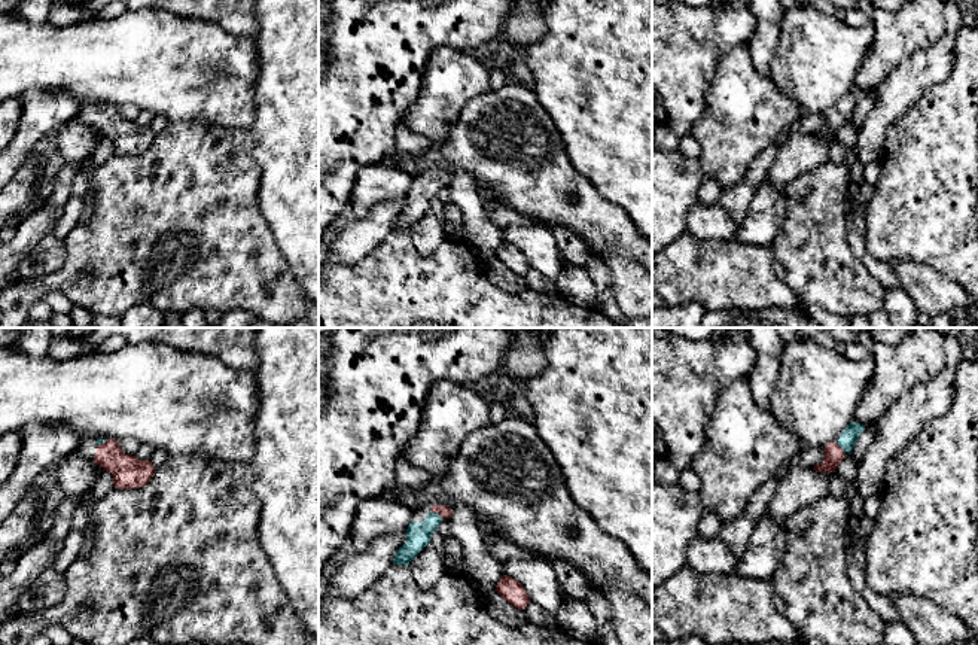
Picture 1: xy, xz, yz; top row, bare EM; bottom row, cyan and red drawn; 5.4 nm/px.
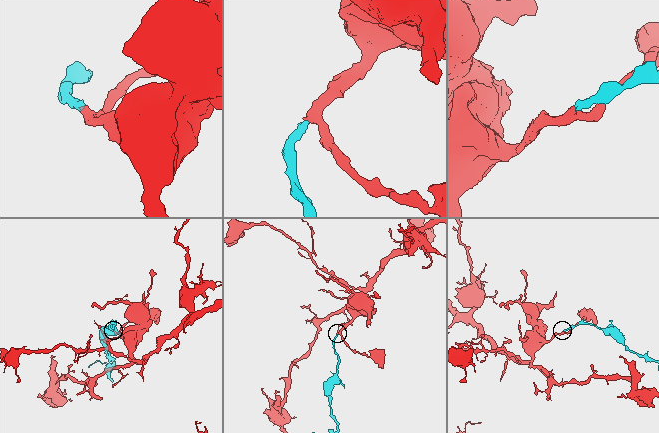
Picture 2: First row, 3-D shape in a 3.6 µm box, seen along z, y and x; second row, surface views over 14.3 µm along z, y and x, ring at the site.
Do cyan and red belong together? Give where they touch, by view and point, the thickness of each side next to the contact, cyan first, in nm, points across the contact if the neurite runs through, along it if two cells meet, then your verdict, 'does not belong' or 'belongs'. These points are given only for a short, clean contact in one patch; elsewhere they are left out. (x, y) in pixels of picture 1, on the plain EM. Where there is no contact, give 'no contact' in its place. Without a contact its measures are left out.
meets cyan in xz at (438, 180); 130 nm thick on the cyan side, 70 nm on the other; runs through xz (419, 201), (438, 180), (444, 178); belongs

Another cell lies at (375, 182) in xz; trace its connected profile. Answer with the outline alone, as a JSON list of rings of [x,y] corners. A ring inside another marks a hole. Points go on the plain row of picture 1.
[[[387,159],[366,164],[357,171],[348,209],[353,217],[363,217],[378,203],[406,198],[411,185],[412,177]]]

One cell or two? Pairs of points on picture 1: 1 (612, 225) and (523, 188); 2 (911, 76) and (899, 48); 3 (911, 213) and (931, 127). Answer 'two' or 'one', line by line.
1: one
2: two
3: one

